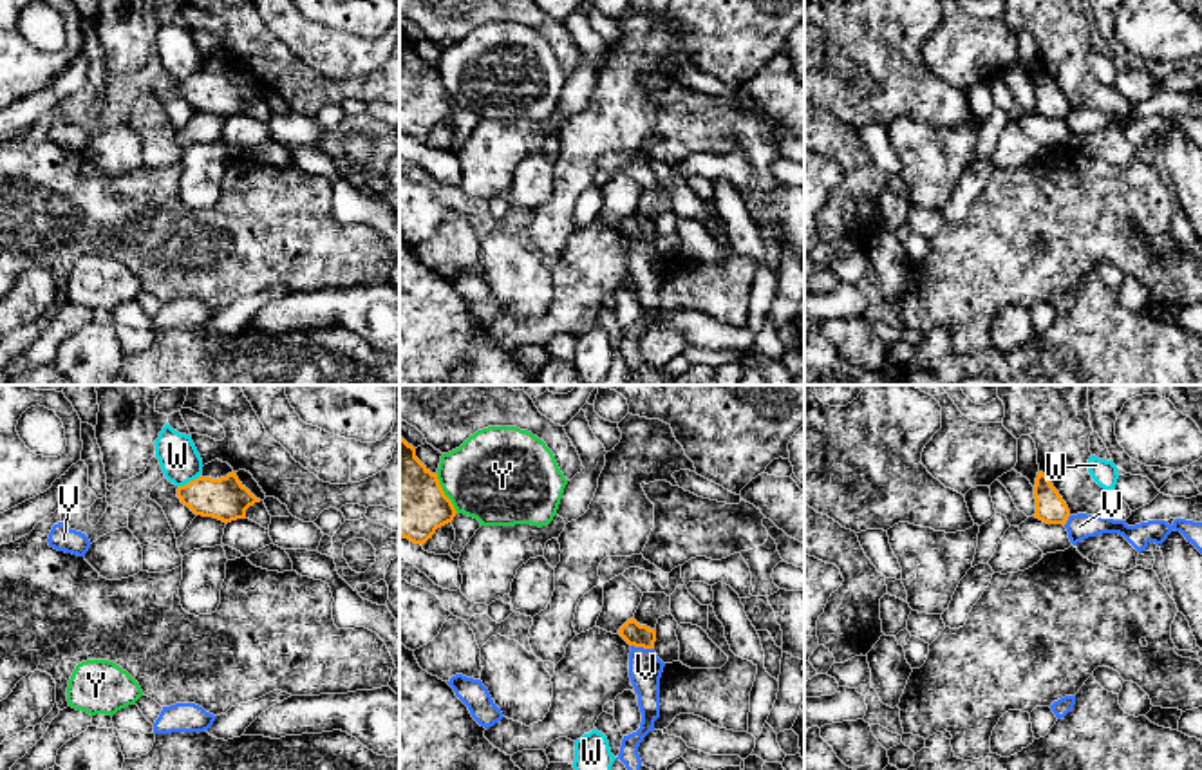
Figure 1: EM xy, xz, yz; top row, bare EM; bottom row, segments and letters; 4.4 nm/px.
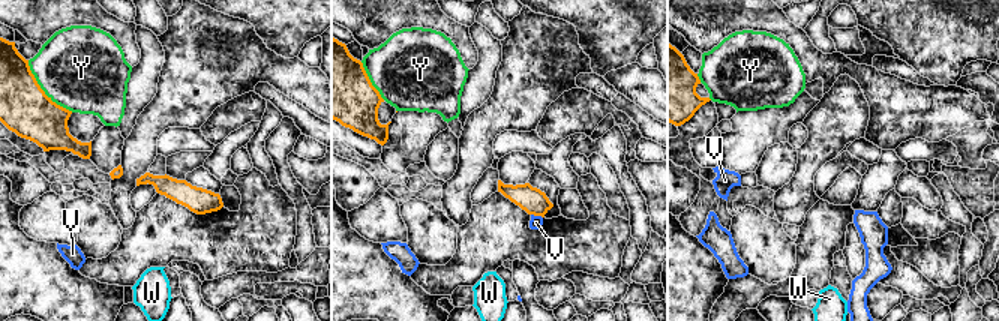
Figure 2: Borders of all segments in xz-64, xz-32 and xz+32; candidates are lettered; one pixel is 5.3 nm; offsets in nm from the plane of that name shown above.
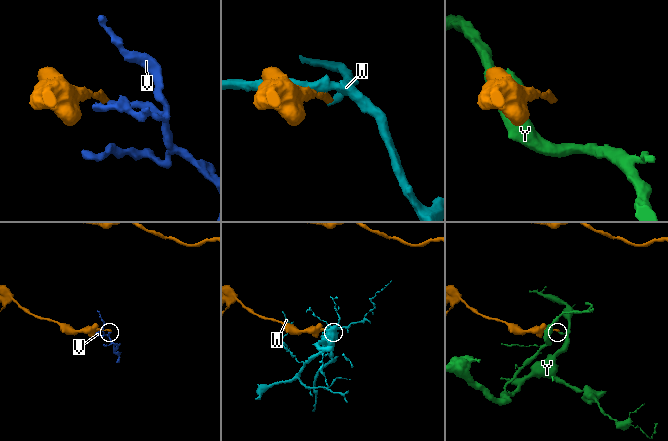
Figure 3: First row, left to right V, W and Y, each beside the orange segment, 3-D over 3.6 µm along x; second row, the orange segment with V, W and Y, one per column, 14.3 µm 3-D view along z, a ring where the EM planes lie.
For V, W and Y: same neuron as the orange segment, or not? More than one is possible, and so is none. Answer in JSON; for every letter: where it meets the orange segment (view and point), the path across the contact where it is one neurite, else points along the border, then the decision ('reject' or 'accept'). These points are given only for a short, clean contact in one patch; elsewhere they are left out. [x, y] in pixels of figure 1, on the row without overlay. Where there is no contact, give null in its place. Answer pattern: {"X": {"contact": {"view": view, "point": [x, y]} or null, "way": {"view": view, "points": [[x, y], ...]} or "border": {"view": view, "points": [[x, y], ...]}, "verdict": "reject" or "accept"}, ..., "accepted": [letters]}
{"V": {"contact": {"view": "xz", "point": [642, 241]}, "border": {"view": "xz", "points": [[631, 239], [653, 244]]}, "verdict": "reject"}, "W": {"contact": {"view": "xy", "point": [190, 76]}, "border": {"view": "xy", "points": [[201, 71], [179, 82]]}, "verdict": "reject"}, "Y": {"contact": {"view": "xz", "point": [443, 89]}, "verdict": "reject"}, "accepted": []}

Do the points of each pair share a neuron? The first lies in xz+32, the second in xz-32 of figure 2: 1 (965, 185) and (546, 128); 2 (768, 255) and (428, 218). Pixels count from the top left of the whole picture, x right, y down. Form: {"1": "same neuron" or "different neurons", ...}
{"1": "same neuron", "2": "same neuron"}

